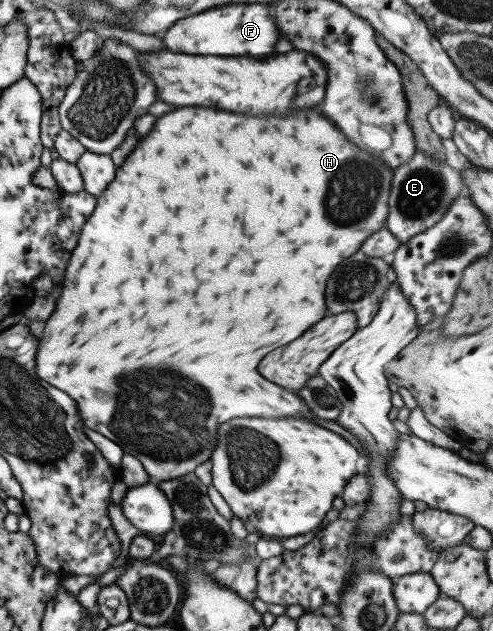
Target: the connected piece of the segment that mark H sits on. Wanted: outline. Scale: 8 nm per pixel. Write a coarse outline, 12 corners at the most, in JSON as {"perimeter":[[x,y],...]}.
{"perimeter":[[179,108],[116,166],[35,374],[150,481],[325,316],[393,169]]}

